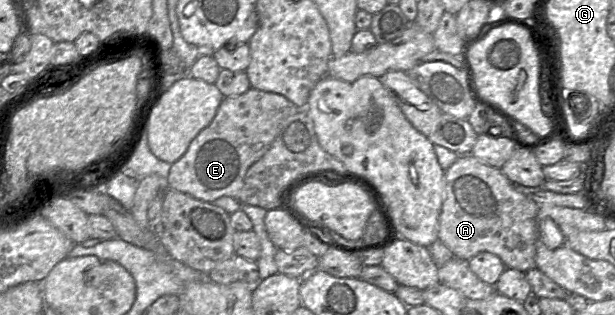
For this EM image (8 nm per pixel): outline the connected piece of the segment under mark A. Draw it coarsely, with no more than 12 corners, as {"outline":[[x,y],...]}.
{"outline":[[470,155],[444,173],[438,239],[536,268],[539,205]]}

